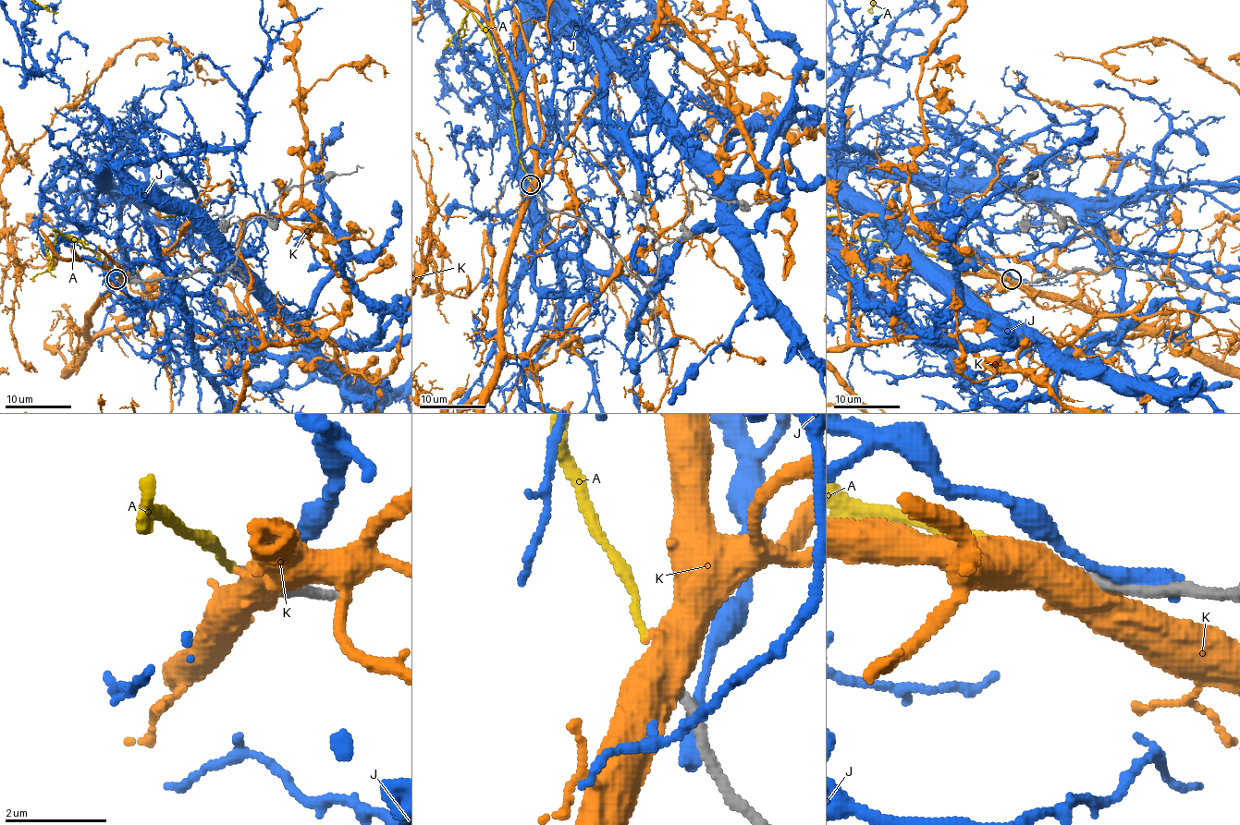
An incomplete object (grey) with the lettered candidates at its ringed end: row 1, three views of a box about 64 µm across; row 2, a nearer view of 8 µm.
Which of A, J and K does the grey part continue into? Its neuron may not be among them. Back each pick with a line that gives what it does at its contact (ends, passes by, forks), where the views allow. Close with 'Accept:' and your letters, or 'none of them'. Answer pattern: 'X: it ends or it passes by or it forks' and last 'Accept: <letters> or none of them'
A: it ends
Accept: A

